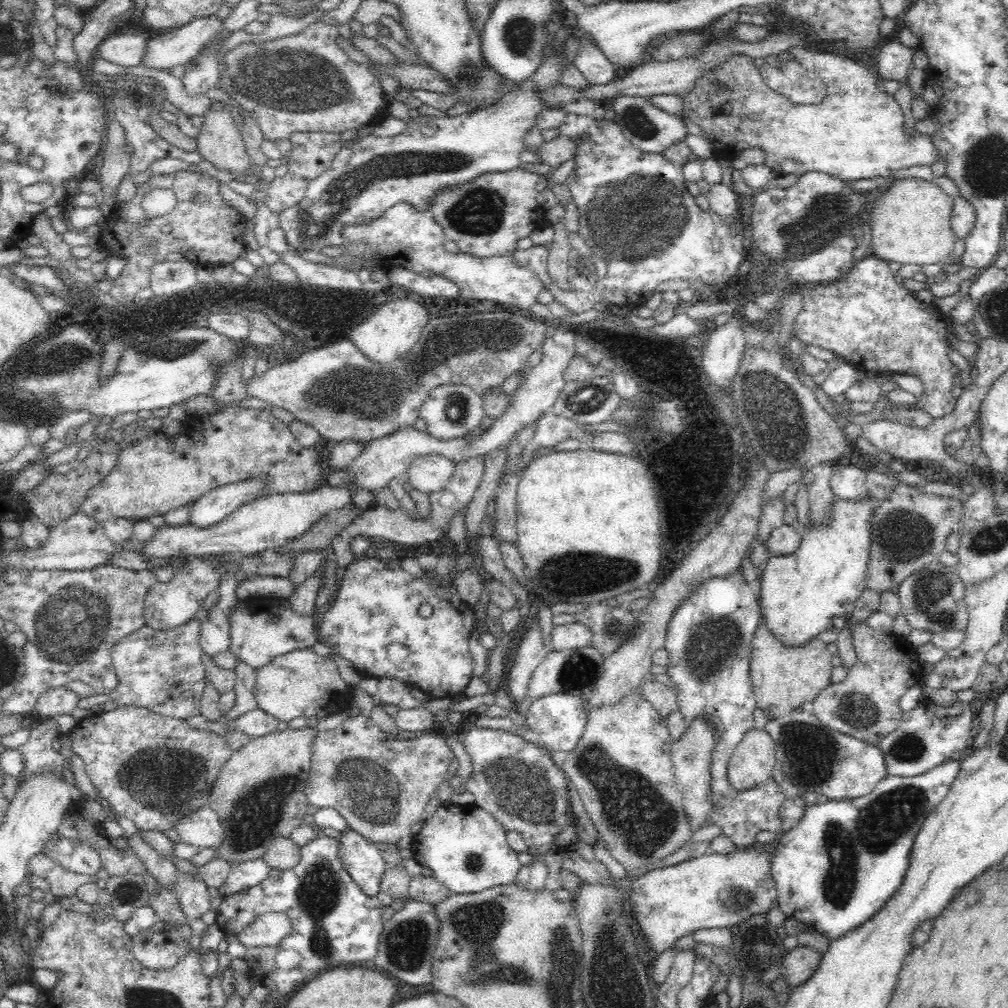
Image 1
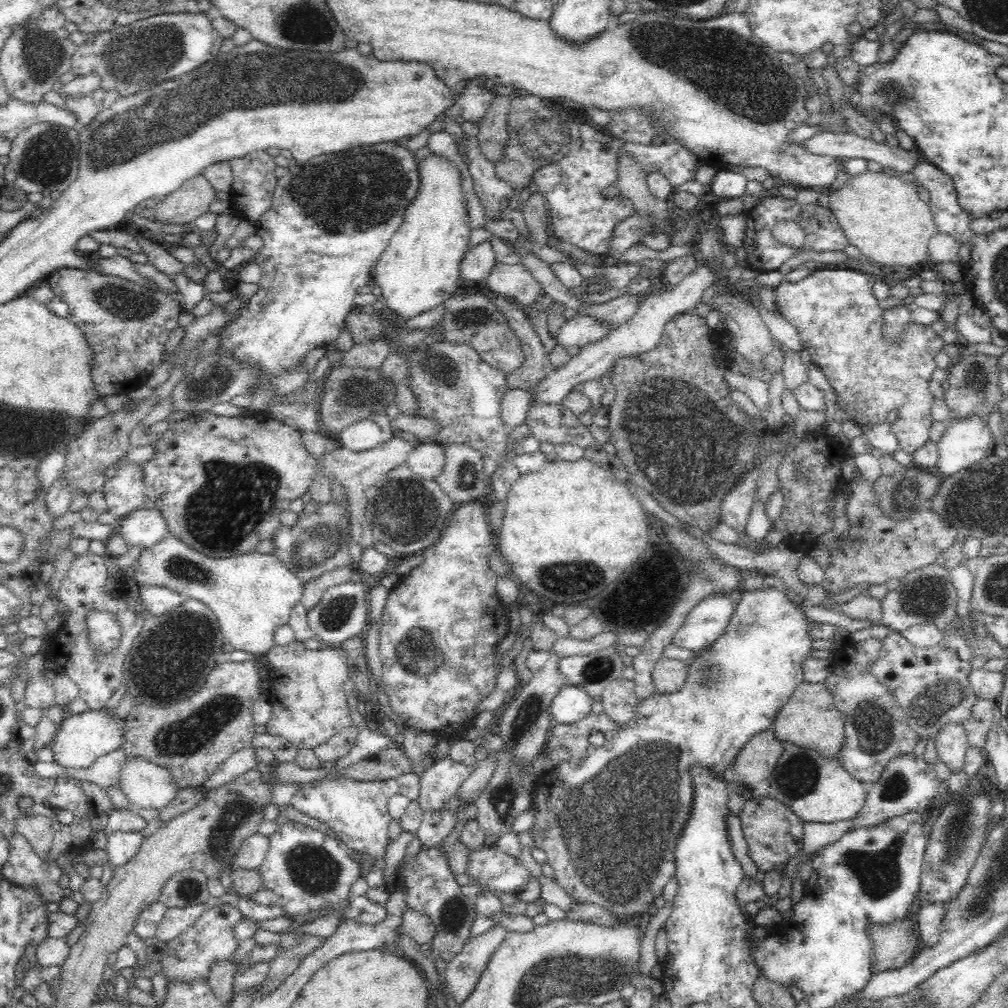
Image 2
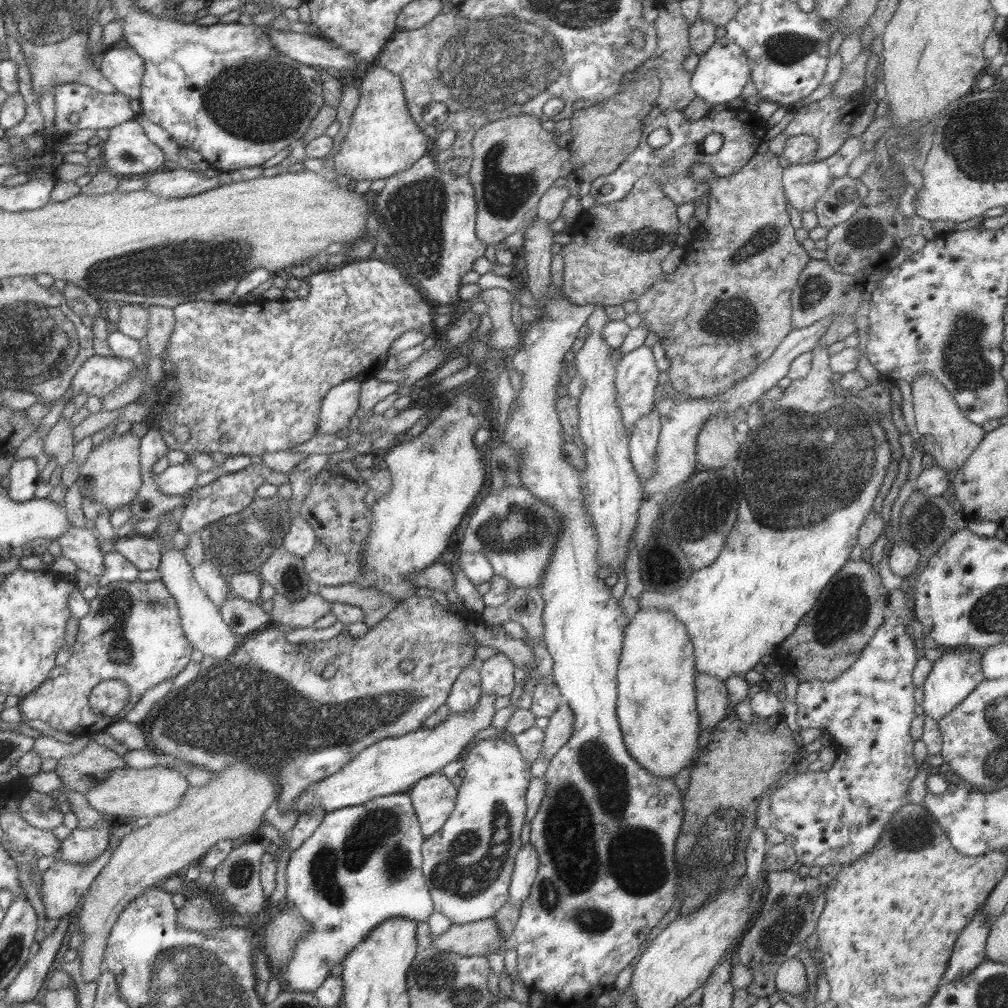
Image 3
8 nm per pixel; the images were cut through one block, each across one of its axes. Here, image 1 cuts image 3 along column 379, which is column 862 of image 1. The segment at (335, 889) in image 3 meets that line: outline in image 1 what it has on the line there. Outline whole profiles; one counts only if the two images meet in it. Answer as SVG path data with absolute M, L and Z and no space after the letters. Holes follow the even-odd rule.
M950 759L918 776L887 774L870 794L858 798L828 799L820 804L810 804L800 822L783 832L772 858L770 871L780 909L787 917L806 923L831 941L876 914L901 885L916 834L928 814L947 796L960 770L961 761Z

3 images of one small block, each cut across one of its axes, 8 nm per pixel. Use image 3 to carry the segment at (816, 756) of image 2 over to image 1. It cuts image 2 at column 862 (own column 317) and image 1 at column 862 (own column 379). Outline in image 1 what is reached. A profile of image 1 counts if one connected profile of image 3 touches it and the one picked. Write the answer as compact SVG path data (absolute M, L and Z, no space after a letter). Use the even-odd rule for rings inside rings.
M796 710L786 716L769 718L765 729L775 742L775 758L782 764L784 775L799 790L822 793L834 800L850 800L870 794L878 781L887 776L886 760L878 745L830 728L822 724L812 712Z

